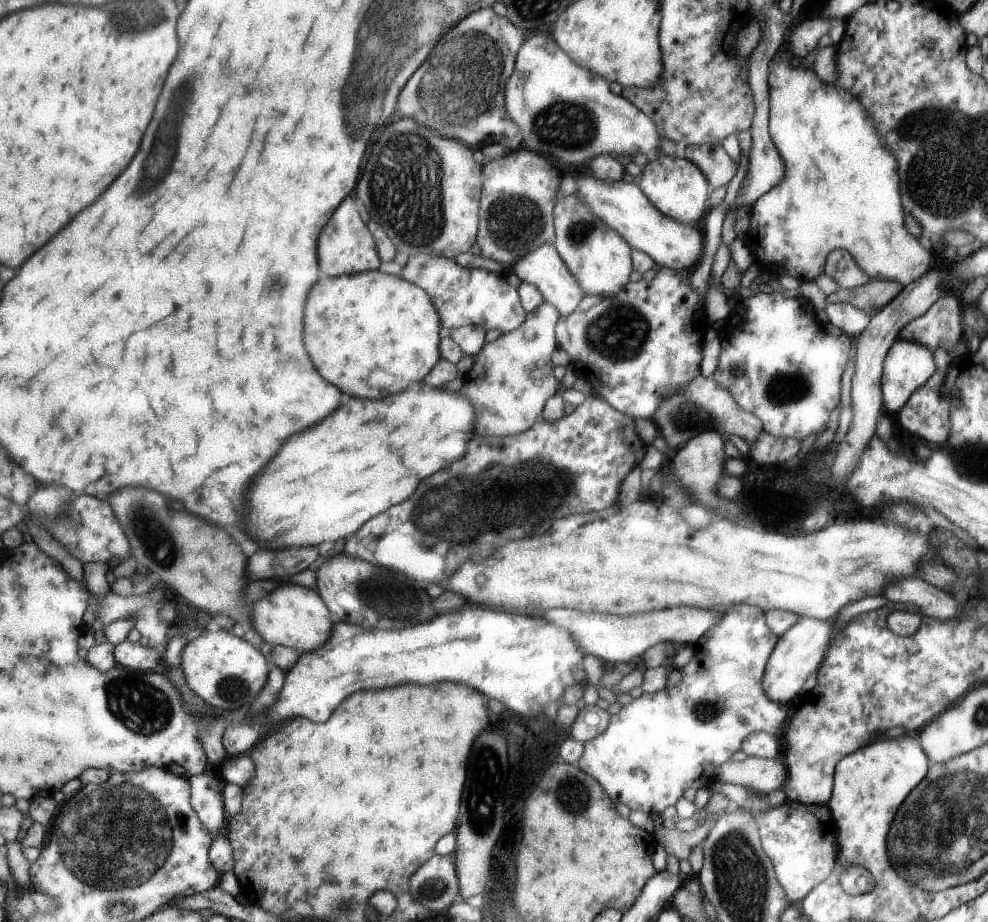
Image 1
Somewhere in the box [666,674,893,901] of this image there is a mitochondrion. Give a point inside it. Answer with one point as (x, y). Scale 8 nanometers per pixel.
(707, 711)

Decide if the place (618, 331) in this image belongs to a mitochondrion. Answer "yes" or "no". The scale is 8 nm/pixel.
yes

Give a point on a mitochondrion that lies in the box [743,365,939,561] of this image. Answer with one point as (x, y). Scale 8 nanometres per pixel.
(784, 388)

